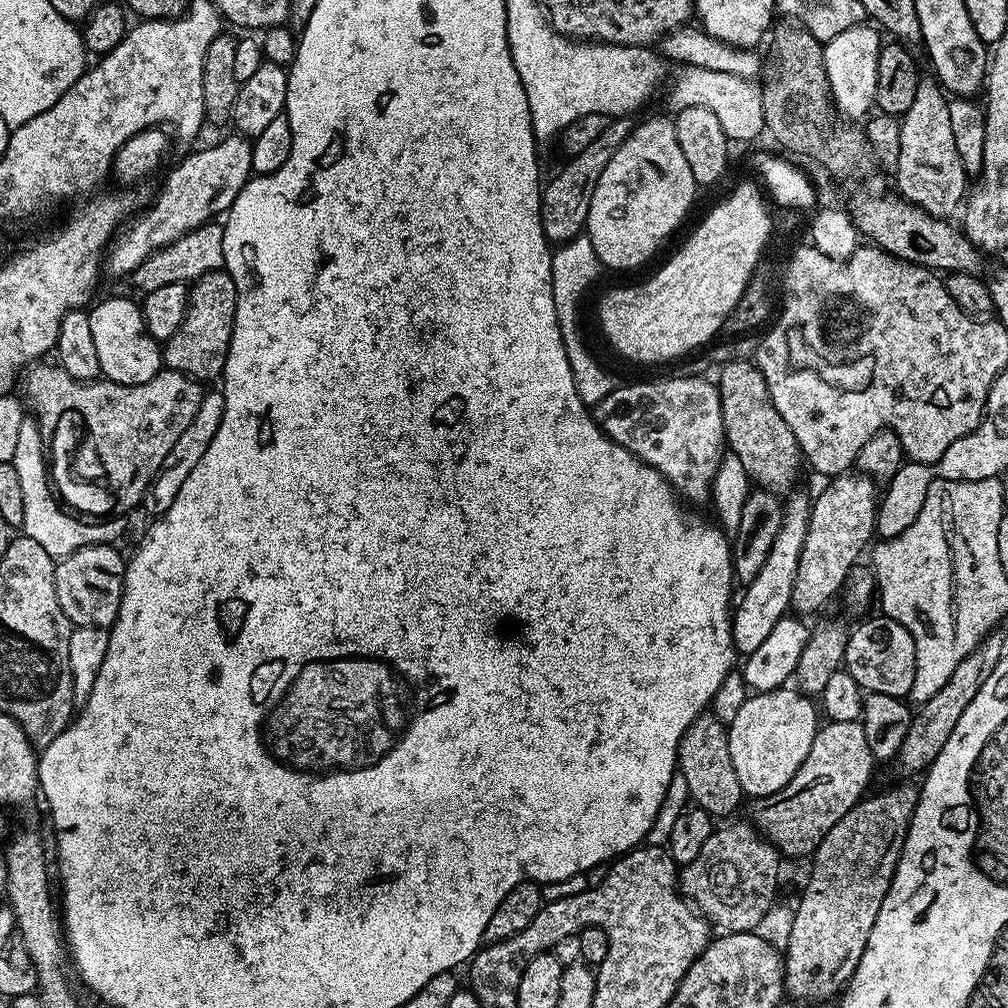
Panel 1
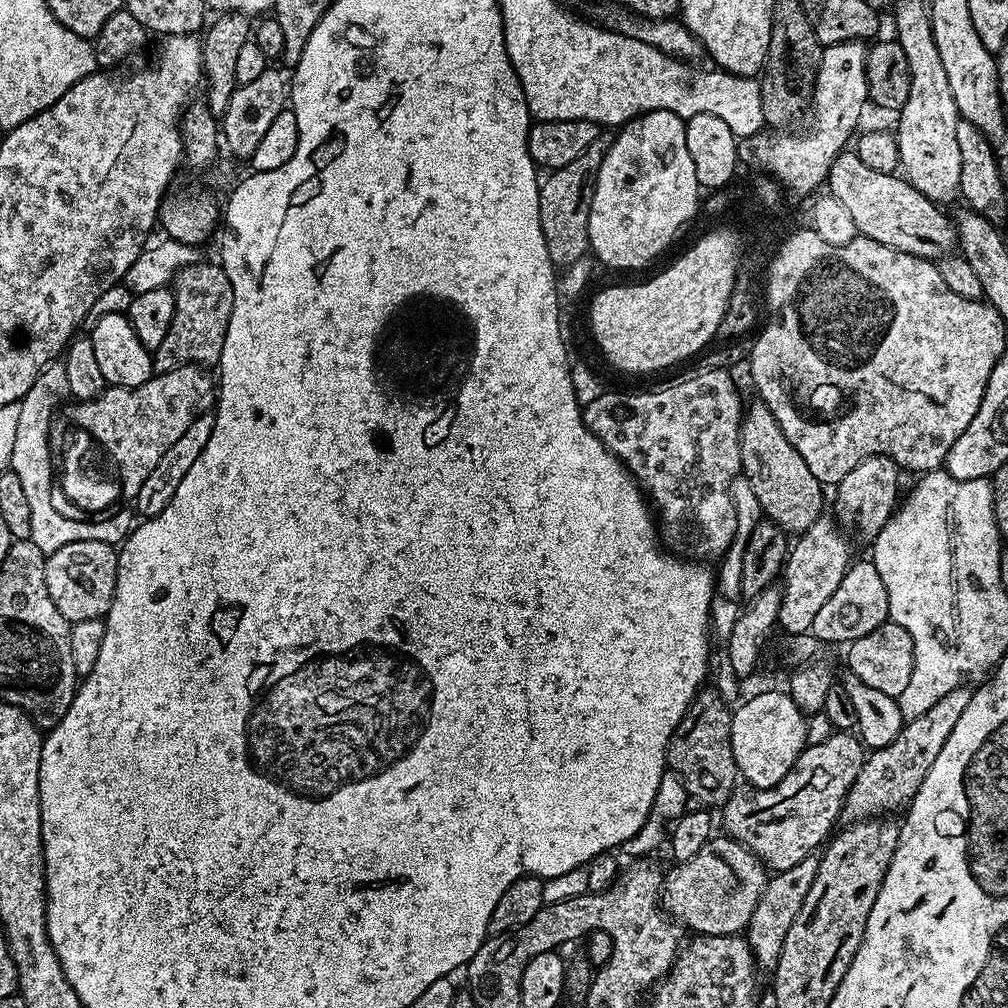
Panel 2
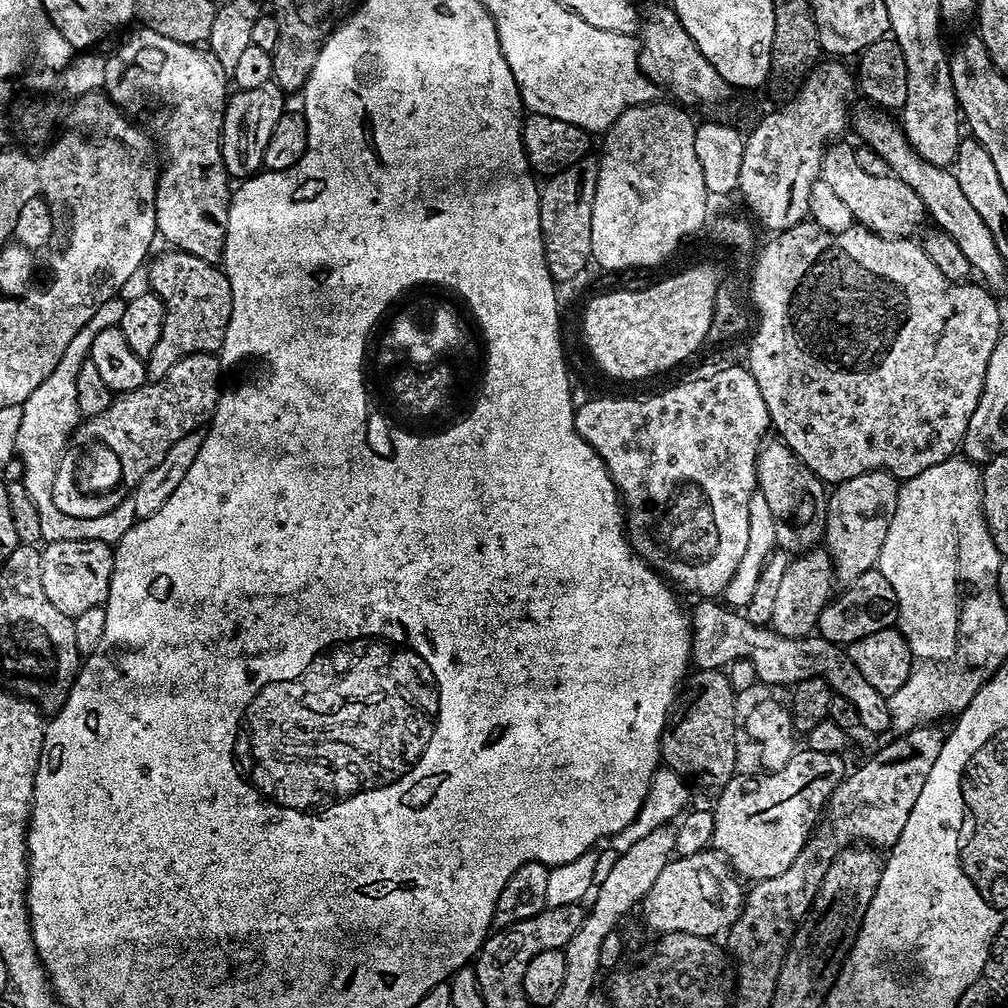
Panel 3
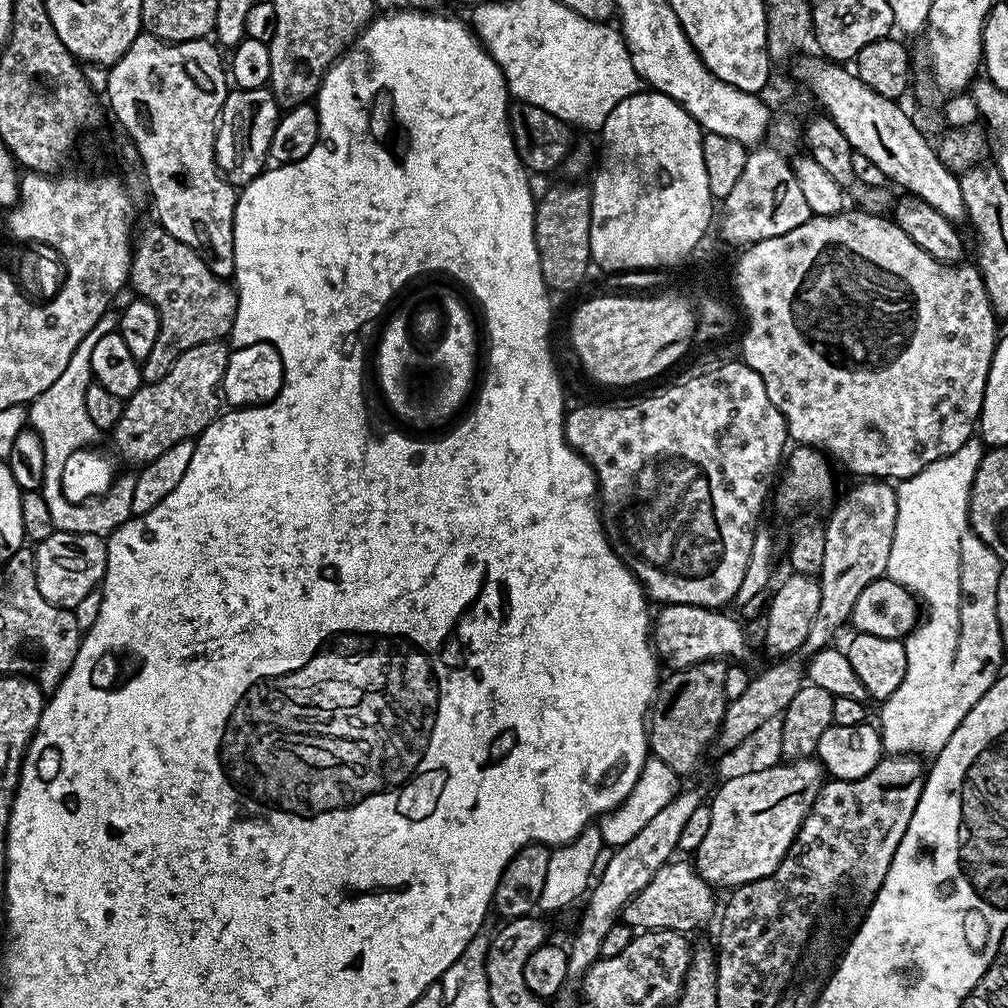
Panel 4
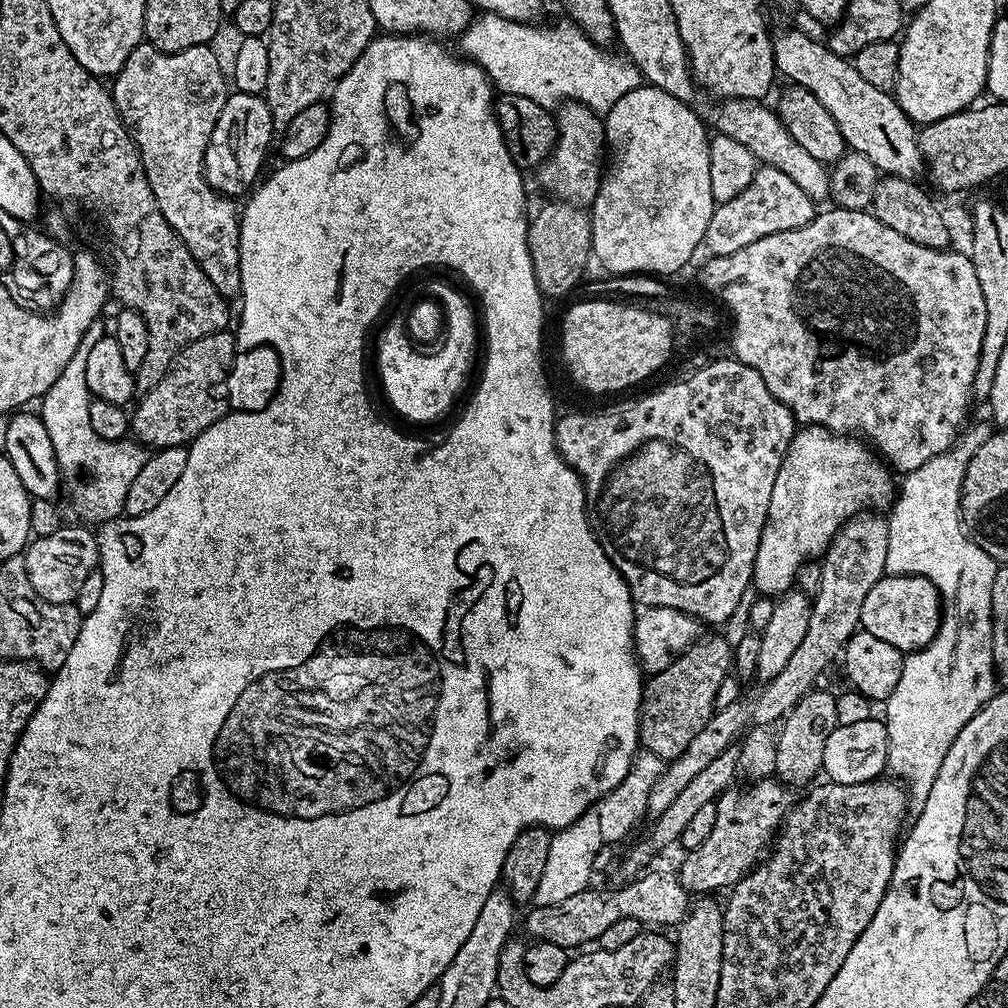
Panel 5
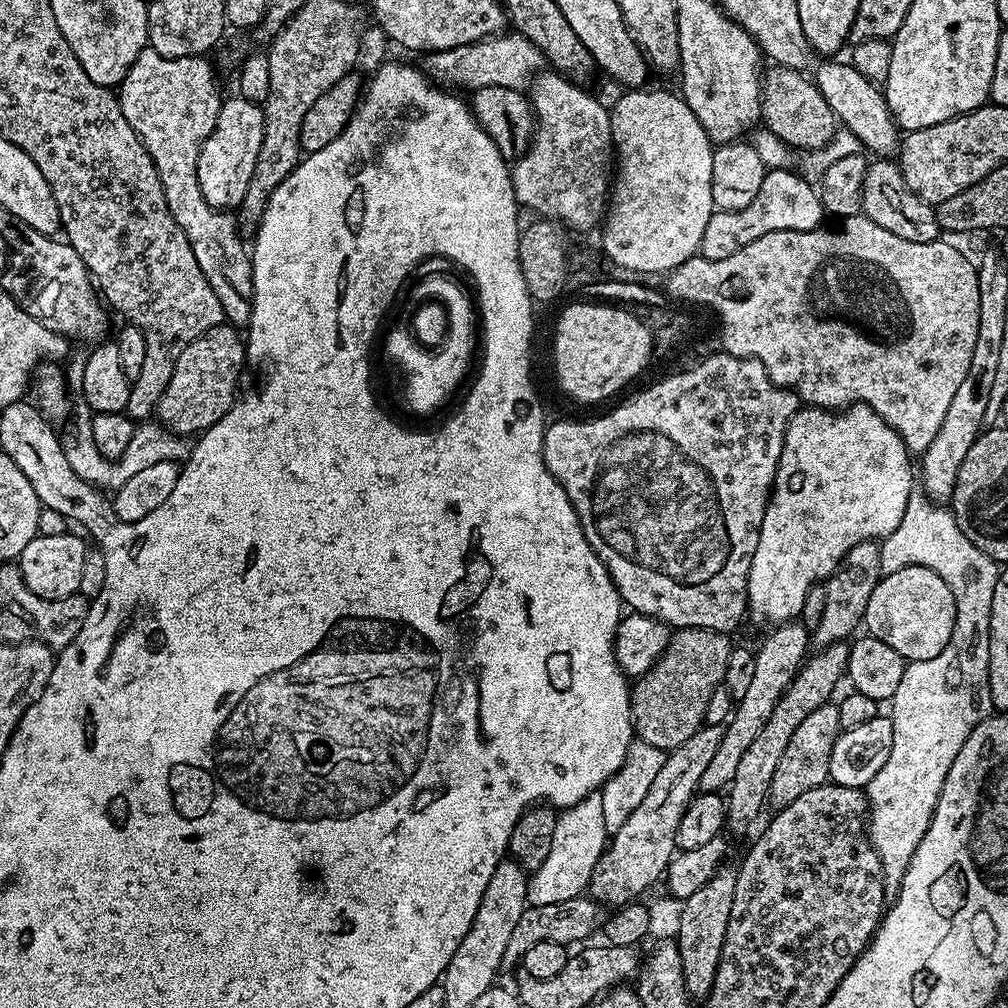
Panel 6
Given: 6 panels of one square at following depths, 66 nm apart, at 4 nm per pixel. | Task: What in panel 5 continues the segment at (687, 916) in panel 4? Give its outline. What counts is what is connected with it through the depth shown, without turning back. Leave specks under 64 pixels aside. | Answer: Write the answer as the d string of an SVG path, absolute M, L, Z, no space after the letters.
M645 871L639 878L629 879L625 883L628 885L617 892L595 892L595 887L589 886L583 892L574 894L562 902L554 902L554 906L529 907L528 921L525 922L524 928L532 935L533 941L549 940L554 942L554 946L580 950L596 942L606 930L606 926L614 926L614 922L622 918L634 918L641 926L679 925L688 913L690 894L682 886L675 871L652 871Z

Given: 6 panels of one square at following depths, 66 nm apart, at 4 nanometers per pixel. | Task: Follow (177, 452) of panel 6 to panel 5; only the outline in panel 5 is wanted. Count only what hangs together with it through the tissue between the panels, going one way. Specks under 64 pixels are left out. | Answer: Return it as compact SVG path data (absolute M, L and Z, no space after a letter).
M94 323L86 334L82 334L82 342L78 342L74 358L66 362L66 370L58 374L54 386L50 386L38 404L38 415L49 435L61 473L65 477L75 472L85 472L89 476L85 484L78 485L72 492L72 512L80 519L77 521L88 526L99 526L121 515L122 501L130 490L130 482L138 478L138 470L146 466L150 455L145 445L128 438L119 442L98 438L98 434L94 434L94 426L90 426L88 421L90 393L86 386L86 361L90 358L91 348L106 334L102 325Z

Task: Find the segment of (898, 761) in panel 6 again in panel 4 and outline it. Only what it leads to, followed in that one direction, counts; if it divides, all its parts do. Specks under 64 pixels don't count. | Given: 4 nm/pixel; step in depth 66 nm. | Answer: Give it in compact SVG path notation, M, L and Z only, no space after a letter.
M950 456L938 458L938 462L930 462L930 466L918 470L918 474L895 485L898 518L894 522L894 546L890 546L886 576L900 583L906 591L924 595L928 603L928 617L925 615L903 638L906 678L902 678L902 686L898 686L898 690L894 690L894 694L890 694L890 698L879 705L878 729L883 751L888 754L936 757L946 742L950 742L950 734L958 730L962 718L974 710L974 702L978 702L978 698L990 690L1002 672L1000 663L1004 660L1006 646L1002 642L996 609L1002 562L984 545L982 538L974 534L968 517L968 503L980 465L979 459L960 459Z

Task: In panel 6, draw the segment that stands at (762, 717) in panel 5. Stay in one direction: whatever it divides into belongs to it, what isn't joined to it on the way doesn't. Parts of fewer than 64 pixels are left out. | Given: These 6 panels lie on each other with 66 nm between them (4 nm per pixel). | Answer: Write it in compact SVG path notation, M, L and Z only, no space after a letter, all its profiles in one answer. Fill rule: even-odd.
M863 540L861 544L854 545L844 555L840 567L828 577L826 581L826 607L822 609L822 622L810 636L811 643L817 649L847 641L853 635L851 632L865 623L864 615L867 612L867 602L882 577L880 550L879 543ZM704 724L697 732L690 734L682 746L673 748L665 755L662 770L658 770L658 778L654 778L646 798L642 798L638 810L622 822L620 829L611 833L610 843L598 858L587 887L591 899L604 906L626 906L640 897L638 895L659 876L661 879L667 873L668 864L677 851L676 831L680 819L697 795L702 774L706 774L706 766L710 766L718 751L723 733L722 724Z

